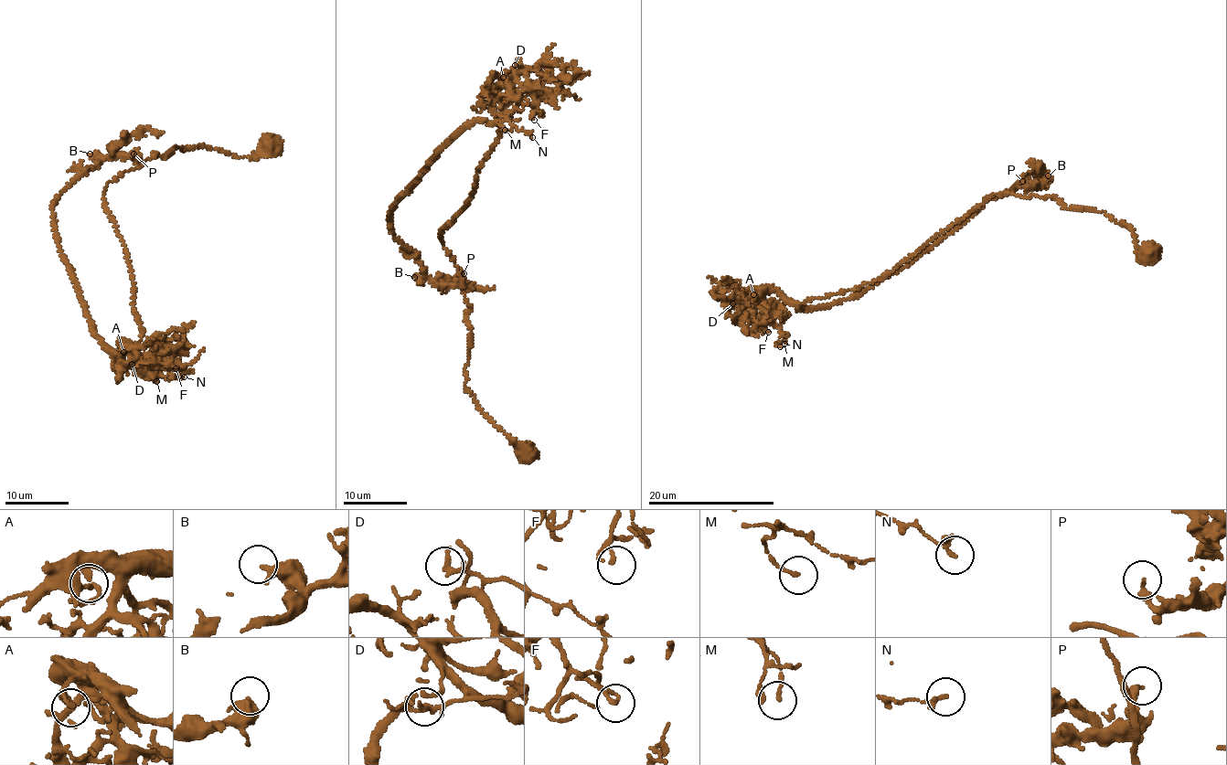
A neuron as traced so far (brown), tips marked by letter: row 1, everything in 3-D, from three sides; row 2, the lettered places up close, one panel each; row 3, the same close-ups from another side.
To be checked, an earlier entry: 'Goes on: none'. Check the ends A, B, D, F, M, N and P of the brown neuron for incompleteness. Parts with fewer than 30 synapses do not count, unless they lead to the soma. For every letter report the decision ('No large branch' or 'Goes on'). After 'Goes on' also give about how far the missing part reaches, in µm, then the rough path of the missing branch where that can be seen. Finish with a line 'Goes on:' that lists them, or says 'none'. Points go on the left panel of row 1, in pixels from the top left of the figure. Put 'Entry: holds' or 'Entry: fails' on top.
Entry: holds
A: No large branch
B: No large branch
D: No large branch
F: No large branch
M: No large branch
N: No large branch
P: No large branch
Goes on: none

